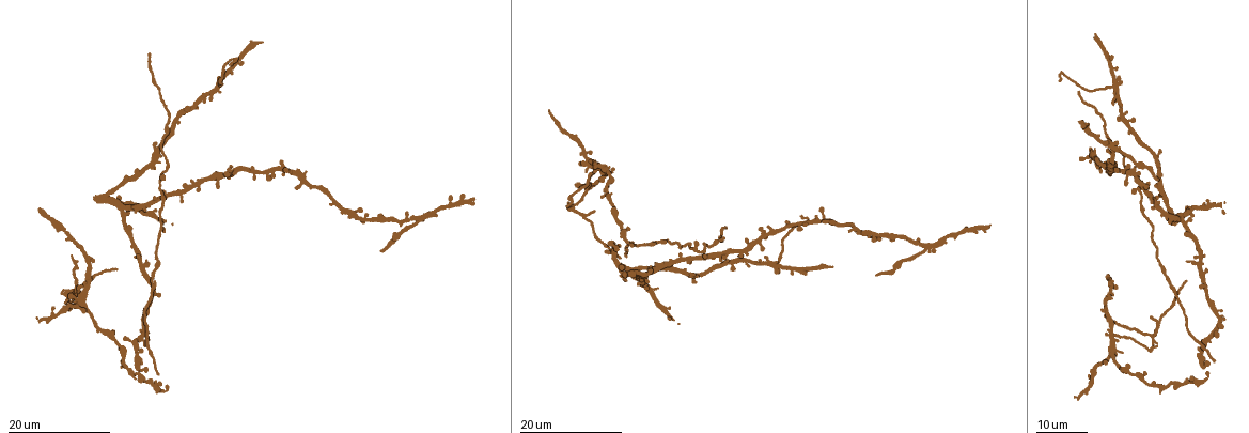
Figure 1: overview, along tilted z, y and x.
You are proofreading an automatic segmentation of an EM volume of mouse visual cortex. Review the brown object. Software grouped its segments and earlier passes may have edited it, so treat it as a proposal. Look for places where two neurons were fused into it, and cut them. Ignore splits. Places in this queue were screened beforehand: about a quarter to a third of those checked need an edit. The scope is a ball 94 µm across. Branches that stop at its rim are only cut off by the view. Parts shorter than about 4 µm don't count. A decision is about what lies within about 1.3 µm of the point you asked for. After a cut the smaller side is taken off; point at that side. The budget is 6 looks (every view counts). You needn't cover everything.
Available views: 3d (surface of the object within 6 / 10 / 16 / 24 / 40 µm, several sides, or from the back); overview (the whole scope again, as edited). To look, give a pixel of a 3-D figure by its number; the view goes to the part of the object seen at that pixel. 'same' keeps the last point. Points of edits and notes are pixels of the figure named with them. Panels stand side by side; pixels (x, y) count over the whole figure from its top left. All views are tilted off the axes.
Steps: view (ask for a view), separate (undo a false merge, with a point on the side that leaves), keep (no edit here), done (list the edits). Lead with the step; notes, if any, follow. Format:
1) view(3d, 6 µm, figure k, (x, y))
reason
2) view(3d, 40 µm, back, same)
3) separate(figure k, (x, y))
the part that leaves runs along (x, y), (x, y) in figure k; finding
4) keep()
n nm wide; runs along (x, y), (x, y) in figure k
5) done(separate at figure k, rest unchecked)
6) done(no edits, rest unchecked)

view(3d, 24 µm, figure 1, (1112, 84))

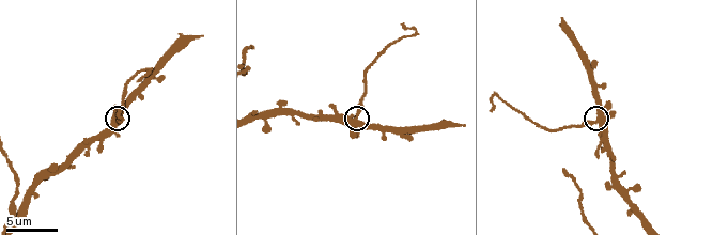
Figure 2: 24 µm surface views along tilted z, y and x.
view(3d, 10 µm, figure 2, (355, 117))

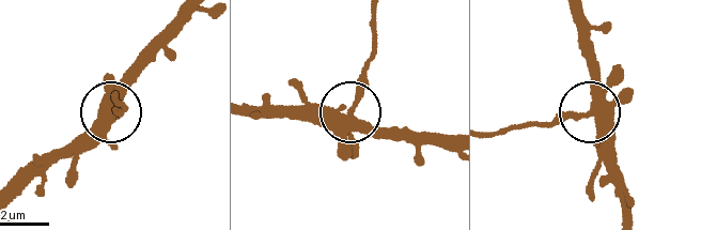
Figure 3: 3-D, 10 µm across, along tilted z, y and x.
separate(figure 3, (122, 117))
the part that leaves runs along (582, 118), (489, 135) in figure 3; two neurons meet here

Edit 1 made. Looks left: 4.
view(3d, 16 µm, figure 1, (1112, 335))
four arms meet

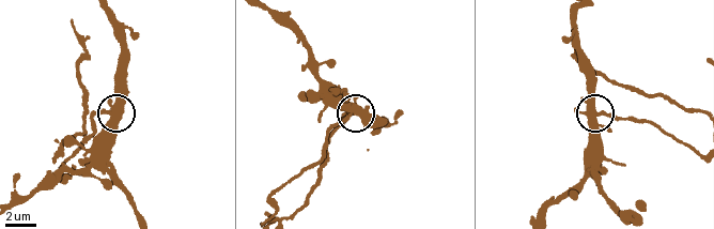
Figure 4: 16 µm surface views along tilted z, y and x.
view(3d, 10 µm, figure 4, (112, 111))

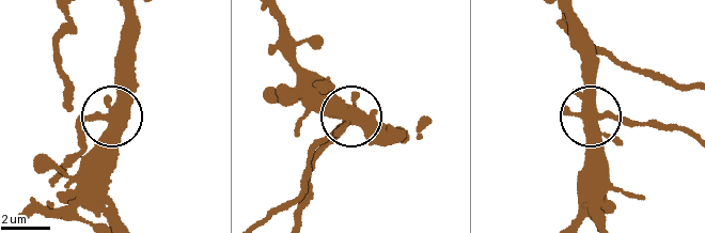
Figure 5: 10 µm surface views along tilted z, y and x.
view(3d, 6 µm, figure 5, (111, 112))

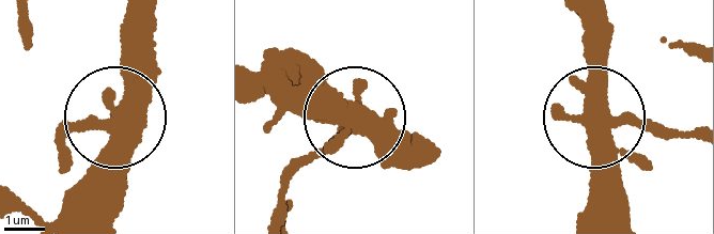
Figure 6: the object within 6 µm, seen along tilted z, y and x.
separate(figure 6, (74, 122))
side arm 22 µm; the part that leaves runs along (115, 120), (70, 139), (73, 158) in figure 6; two neurons meet here

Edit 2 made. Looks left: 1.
done(separate at figure 3, separate at figure 6, rest unchecked)

